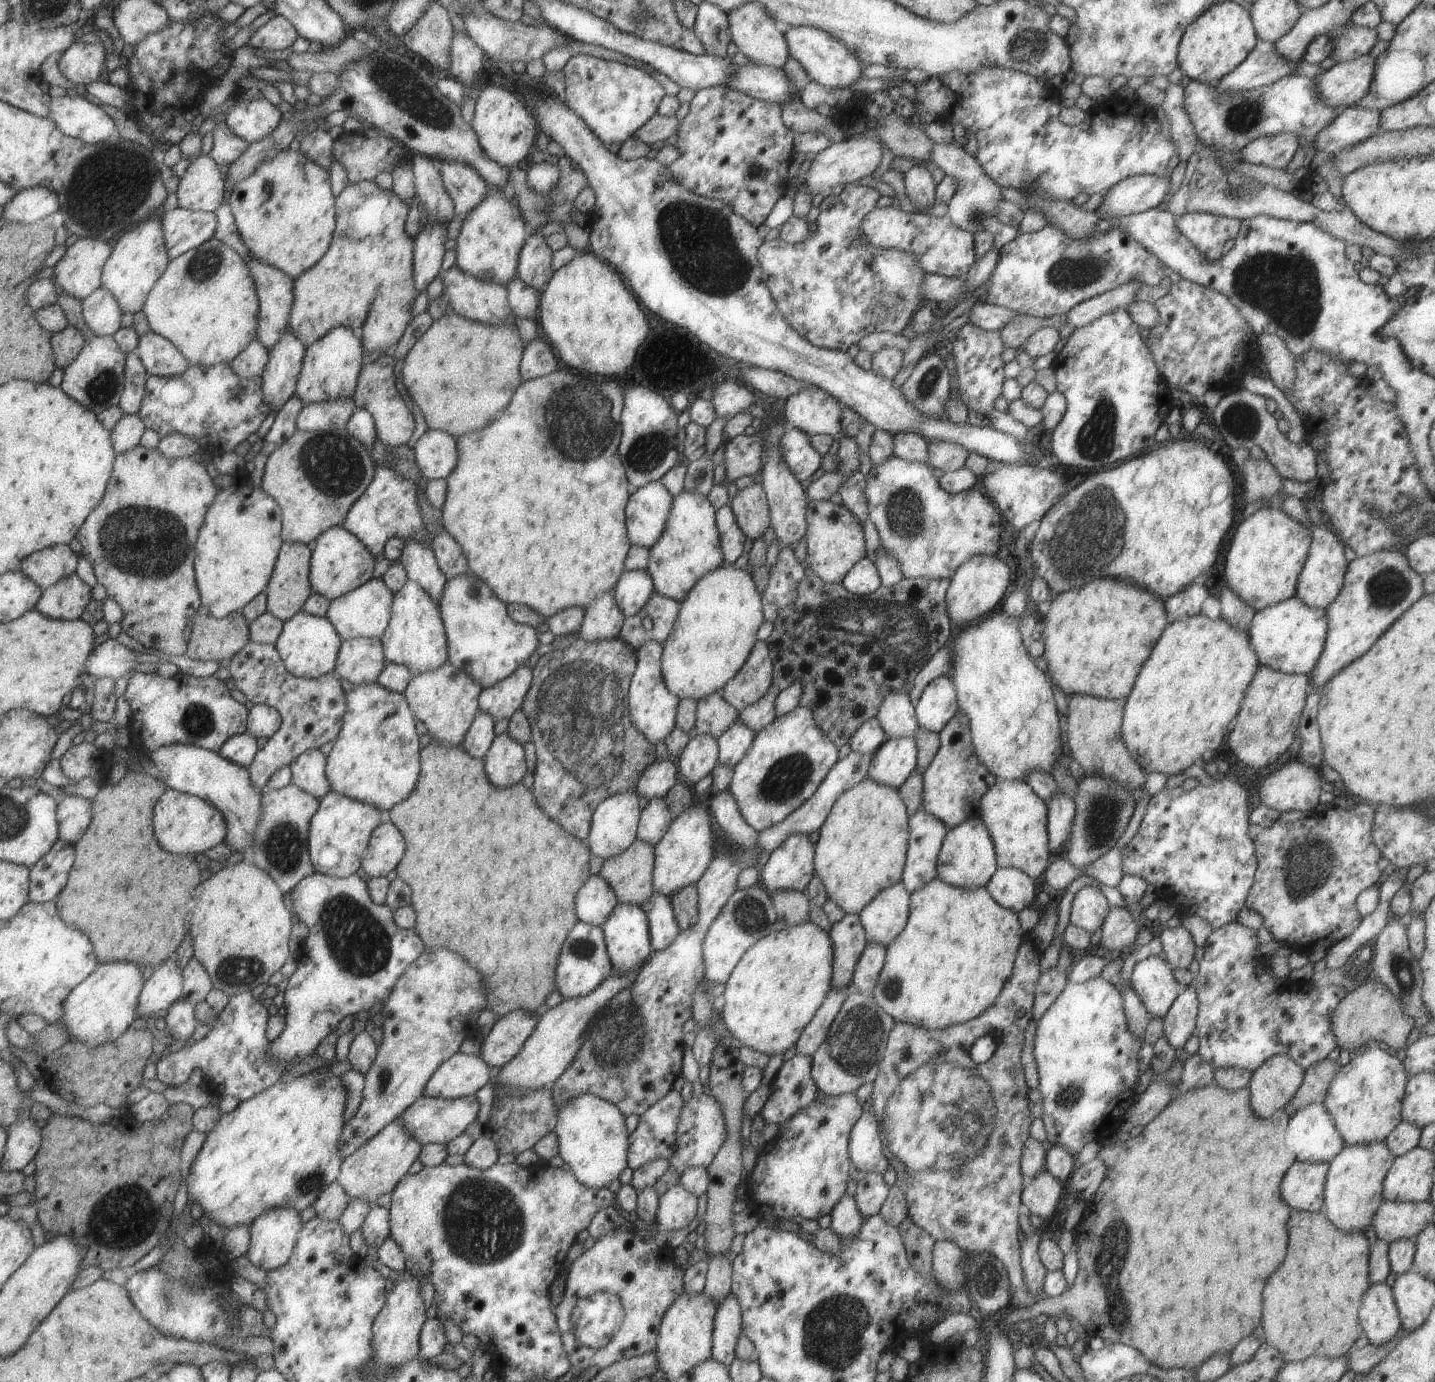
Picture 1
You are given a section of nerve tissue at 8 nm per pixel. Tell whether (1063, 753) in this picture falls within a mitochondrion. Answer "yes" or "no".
no

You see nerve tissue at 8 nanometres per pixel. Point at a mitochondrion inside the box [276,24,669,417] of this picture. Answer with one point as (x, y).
(418, 101)

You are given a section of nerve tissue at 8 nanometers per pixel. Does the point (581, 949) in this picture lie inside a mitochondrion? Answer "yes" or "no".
yes

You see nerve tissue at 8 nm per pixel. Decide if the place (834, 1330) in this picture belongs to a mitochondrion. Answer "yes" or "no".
yes

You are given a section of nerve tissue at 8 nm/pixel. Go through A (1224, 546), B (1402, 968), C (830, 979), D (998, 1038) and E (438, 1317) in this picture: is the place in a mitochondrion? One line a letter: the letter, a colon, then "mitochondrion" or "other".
A: other
B: mitochondrion
C: other
D: mitochondrion
E: other

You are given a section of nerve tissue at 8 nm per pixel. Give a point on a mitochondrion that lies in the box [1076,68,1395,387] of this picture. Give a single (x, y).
(1286, 289)

